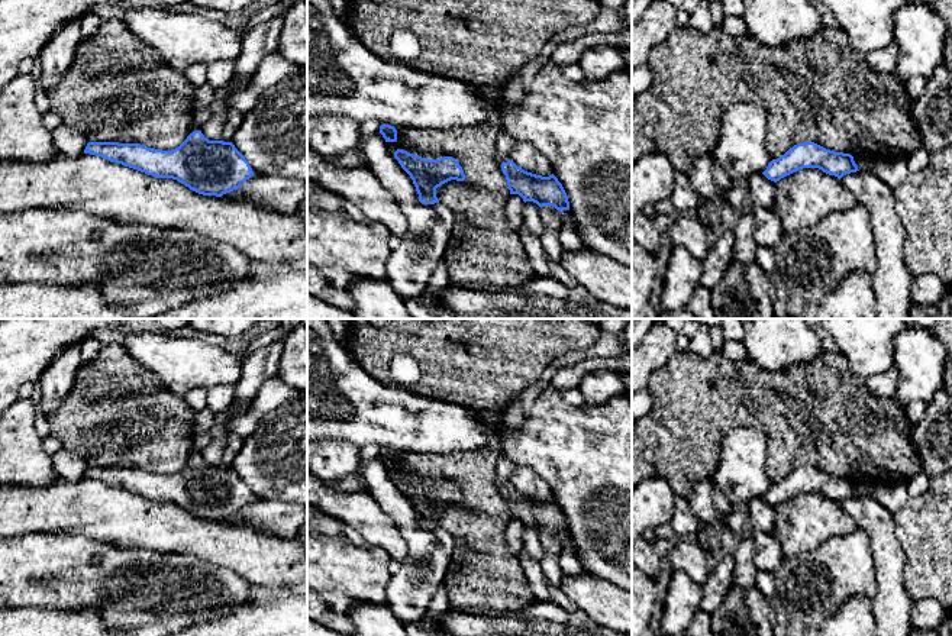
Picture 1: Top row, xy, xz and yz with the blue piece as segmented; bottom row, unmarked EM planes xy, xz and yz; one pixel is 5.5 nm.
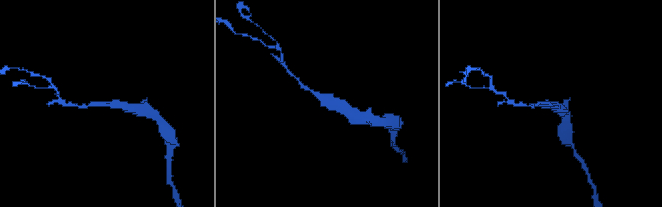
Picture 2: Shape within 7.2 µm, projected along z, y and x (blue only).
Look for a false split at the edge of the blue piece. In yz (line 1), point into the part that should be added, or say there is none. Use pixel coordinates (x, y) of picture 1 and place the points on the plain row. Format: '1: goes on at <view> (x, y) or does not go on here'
1: does not go on here

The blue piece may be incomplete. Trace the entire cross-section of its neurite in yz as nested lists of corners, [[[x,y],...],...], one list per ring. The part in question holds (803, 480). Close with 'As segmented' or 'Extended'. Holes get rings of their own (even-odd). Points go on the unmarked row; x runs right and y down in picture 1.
[[[809,465],[794,469],[784,480],[772,484],[762,498],[777,507],[803,493],[819,493],[839,504],[859,495],[851,478],[835,477]]]. As segmented

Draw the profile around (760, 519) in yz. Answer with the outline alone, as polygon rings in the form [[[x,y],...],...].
[[[753,498],[748,501],[746,506],[748,506],[746,516],[748,529],[753,535],[772,533],[775,507],[768,504],[764,498]]]

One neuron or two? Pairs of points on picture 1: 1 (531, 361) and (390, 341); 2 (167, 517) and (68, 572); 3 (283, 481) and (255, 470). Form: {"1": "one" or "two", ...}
{"1": "one", "2": "two", "3": "one"}

